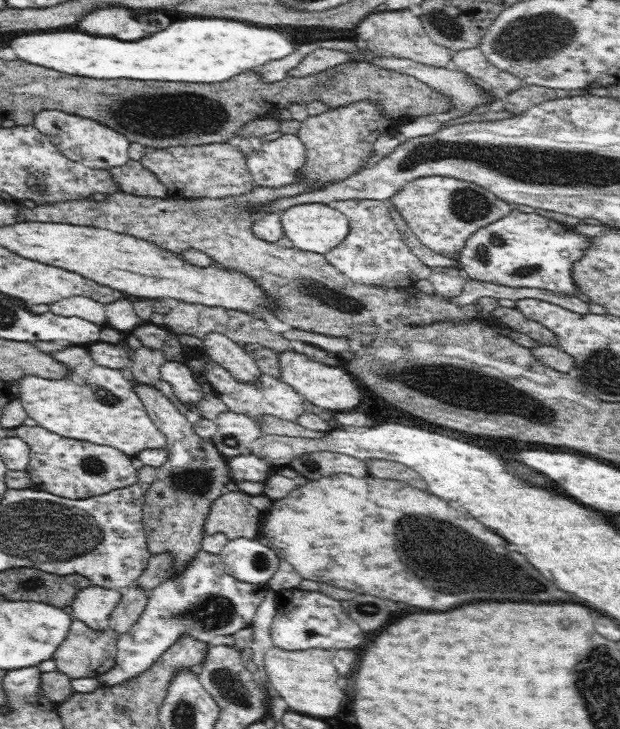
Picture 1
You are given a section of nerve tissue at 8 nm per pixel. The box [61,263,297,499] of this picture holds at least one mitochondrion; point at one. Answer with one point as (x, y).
(92, 465)

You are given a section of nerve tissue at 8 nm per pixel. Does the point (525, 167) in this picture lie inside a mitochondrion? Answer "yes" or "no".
yes

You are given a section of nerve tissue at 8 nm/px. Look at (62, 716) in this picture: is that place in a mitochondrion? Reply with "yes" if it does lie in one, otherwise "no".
no

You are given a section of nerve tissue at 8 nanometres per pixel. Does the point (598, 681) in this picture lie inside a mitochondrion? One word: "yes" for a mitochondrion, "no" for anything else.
yes

